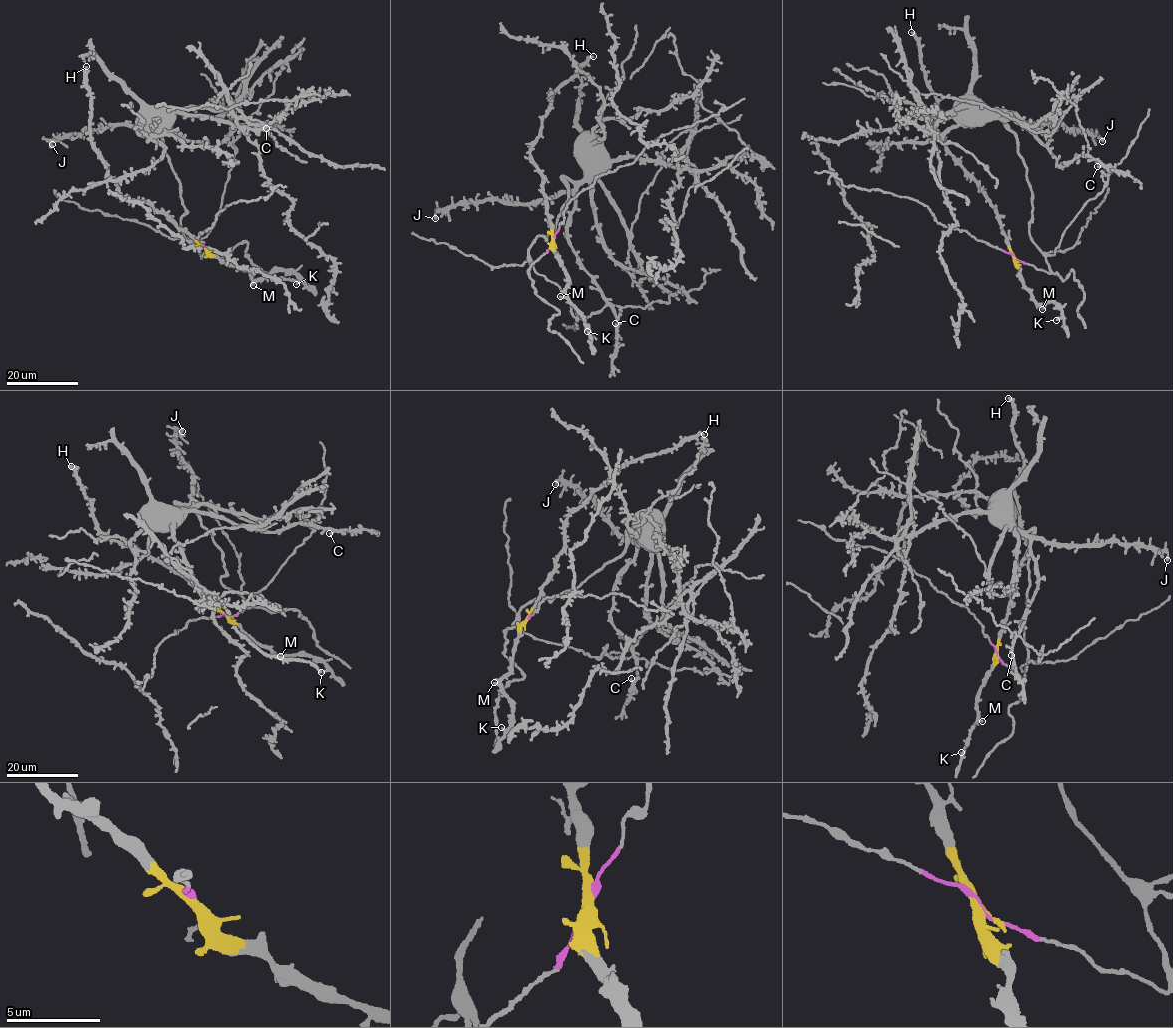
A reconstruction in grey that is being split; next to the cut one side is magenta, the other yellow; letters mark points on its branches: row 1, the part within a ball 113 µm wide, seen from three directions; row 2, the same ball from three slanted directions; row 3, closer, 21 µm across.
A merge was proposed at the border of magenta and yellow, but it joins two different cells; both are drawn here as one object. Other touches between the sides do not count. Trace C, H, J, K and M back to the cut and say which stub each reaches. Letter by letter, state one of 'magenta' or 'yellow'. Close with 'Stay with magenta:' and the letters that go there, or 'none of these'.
C: magenta
H: yellow
J: magenta
K: yellow
M: yellow
Stay with magenta: C, J

